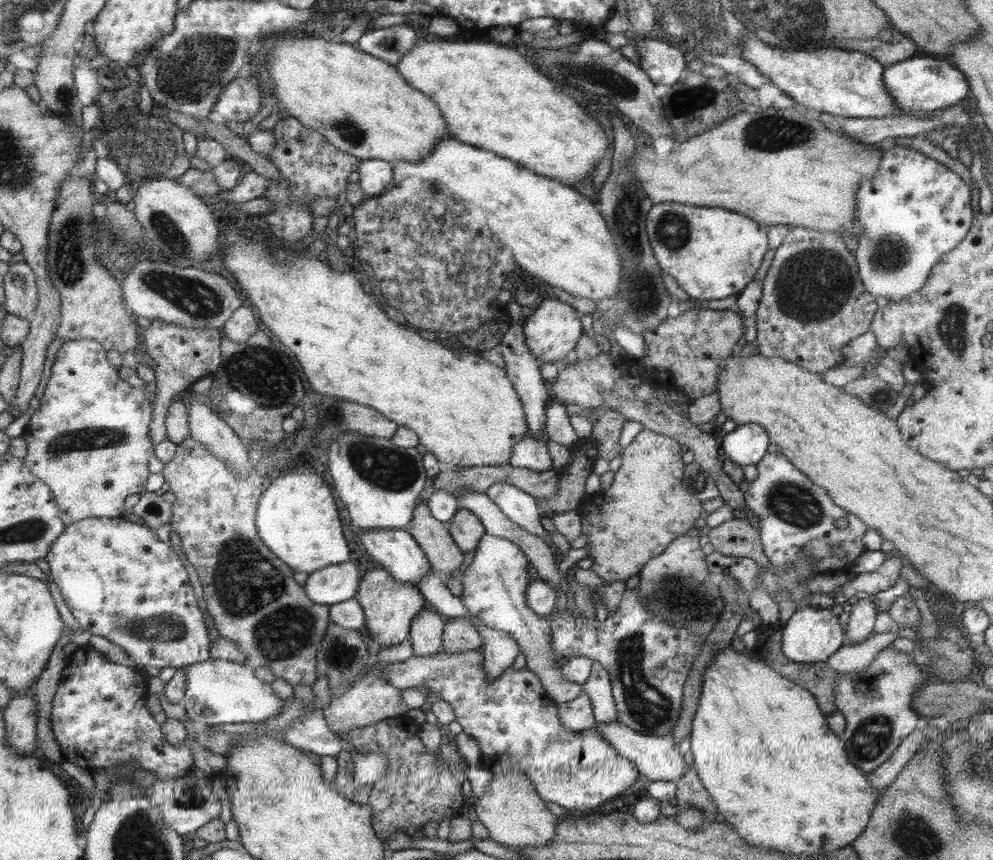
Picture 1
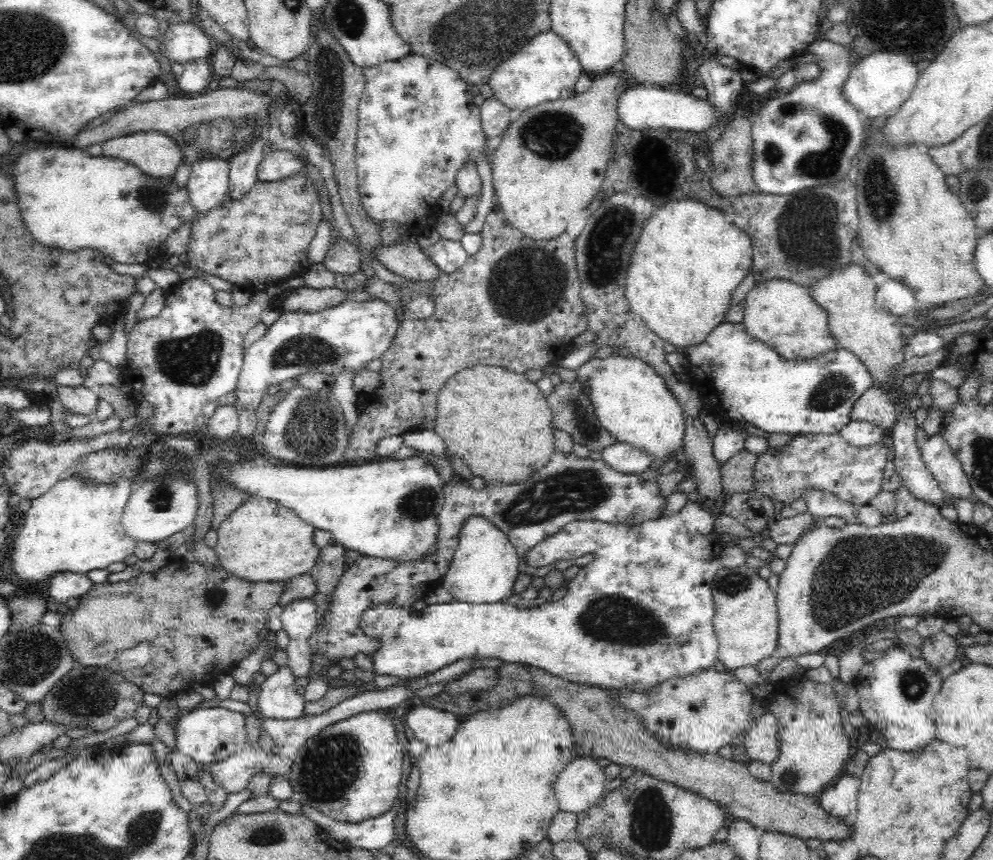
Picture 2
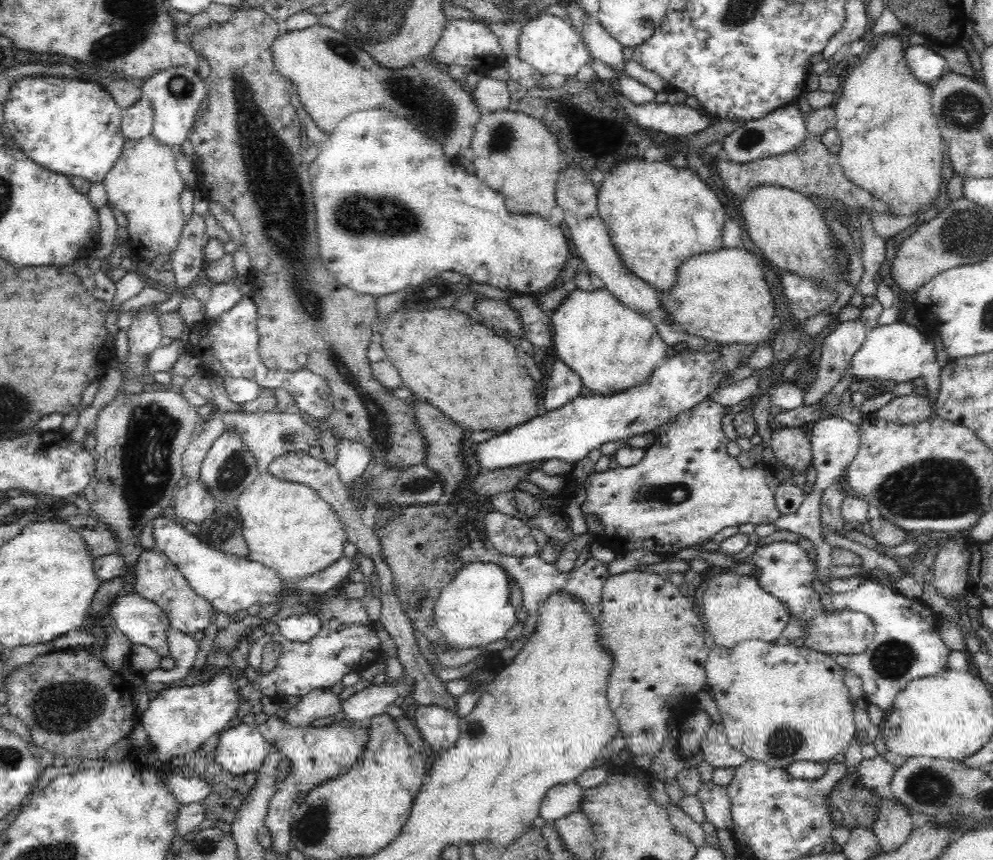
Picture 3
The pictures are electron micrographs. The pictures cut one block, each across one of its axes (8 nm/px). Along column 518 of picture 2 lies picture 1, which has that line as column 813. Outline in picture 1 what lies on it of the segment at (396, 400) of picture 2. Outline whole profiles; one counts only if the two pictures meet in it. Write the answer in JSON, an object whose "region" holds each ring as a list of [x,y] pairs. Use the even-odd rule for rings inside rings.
{"region":[[[801,227],[790,228],[781,245],[774,250],[771,266],[760,285],[761,298],[754,314],[757,329],[754,343],[757,354],[763,358],[781,357],[813,374],[823,373],[828,368],[841,364],[843,355],[840,349],[869,330],[877,310],[875,297],[859,282],[857,264],[853,262],[853,256],[843,246],[843,240],[837,233],[821,233]]]}

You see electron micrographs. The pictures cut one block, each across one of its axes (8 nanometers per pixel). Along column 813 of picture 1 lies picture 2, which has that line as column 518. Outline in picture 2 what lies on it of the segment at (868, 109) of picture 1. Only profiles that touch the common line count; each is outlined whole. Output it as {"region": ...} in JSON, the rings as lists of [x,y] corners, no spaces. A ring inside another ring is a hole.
{"region":[[[550,29],[531,38],[508,60],[497,65],[486,81],[492,96],[510,110],[530,110],[544,102],[554,102],[564,98],[583,74],[576,55],[563,38]]]}

